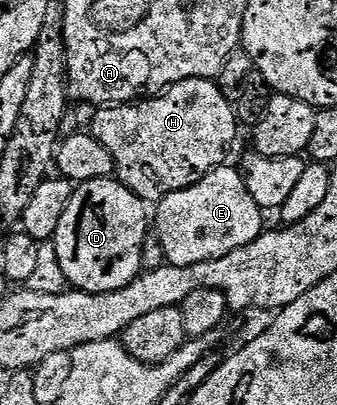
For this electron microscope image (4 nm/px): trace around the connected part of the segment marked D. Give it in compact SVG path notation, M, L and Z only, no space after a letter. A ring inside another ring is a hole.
M109 179L85 181L75 186L75 193L88 193L88 197L80 197L80 205L76 205L76 213L72 213L72 221L76 221L72 241L68 241L68 245L72 245L72 257L58 257L67 284L73 290L114 293L125 289L142 272L142 247L150 234L150 213L144 210L147 209L145 202L132 193L128 201L124 201L124 197L120 197L120 184L119 180Z

